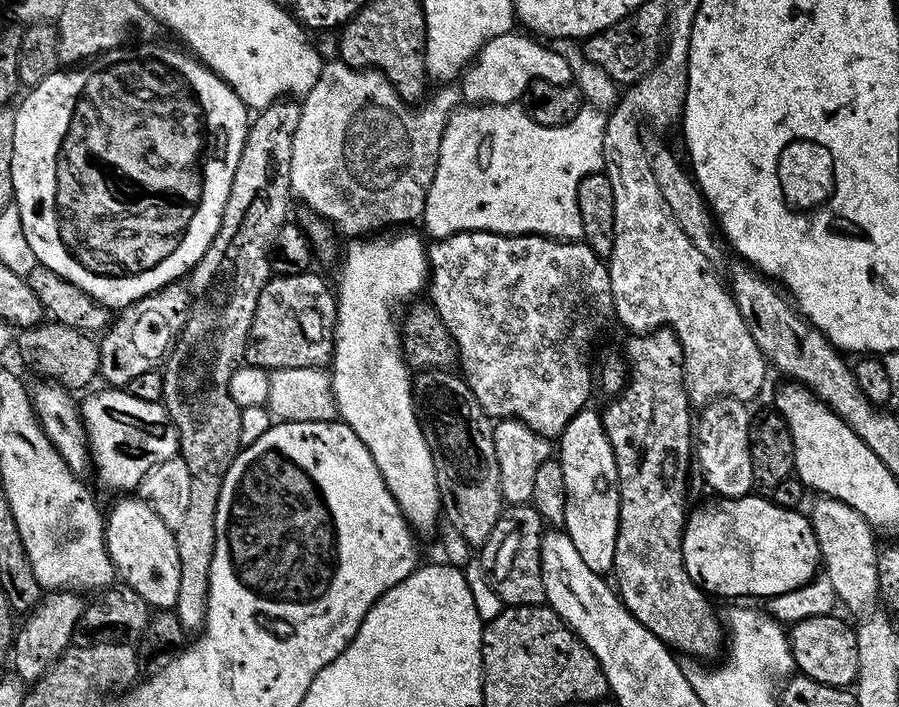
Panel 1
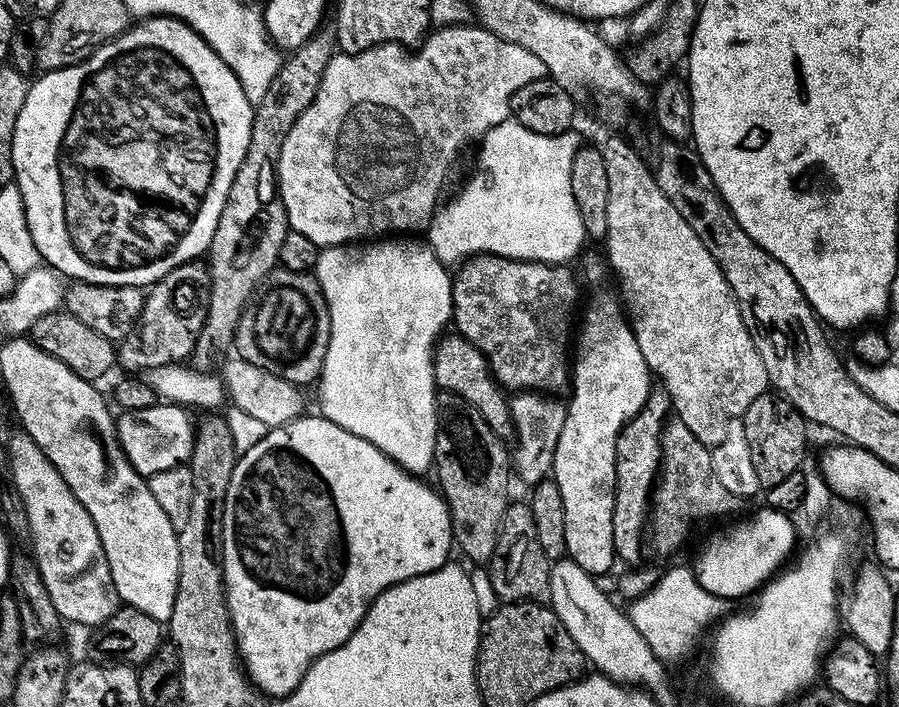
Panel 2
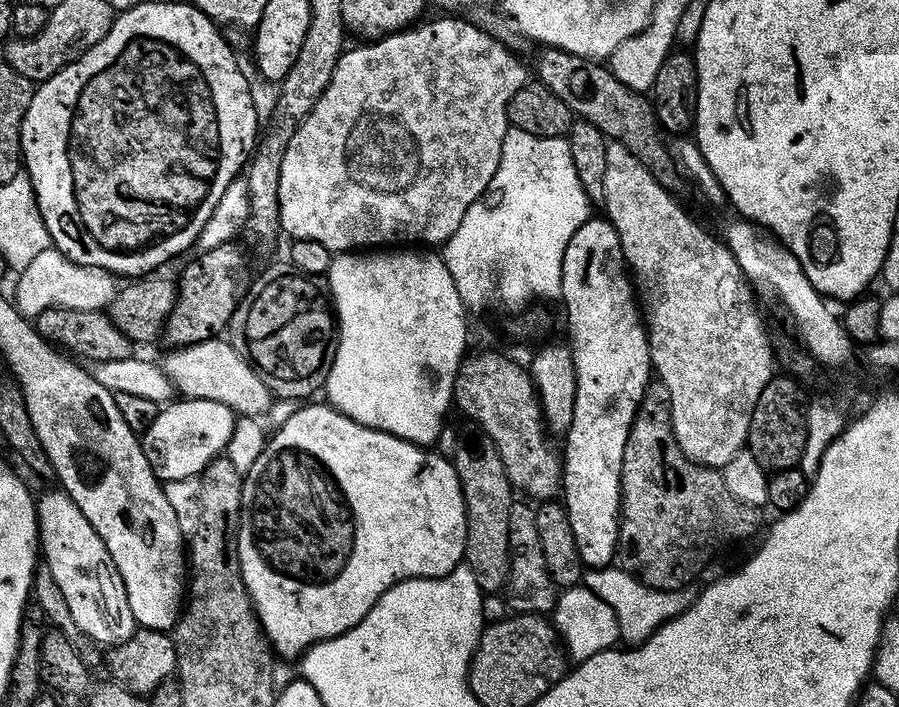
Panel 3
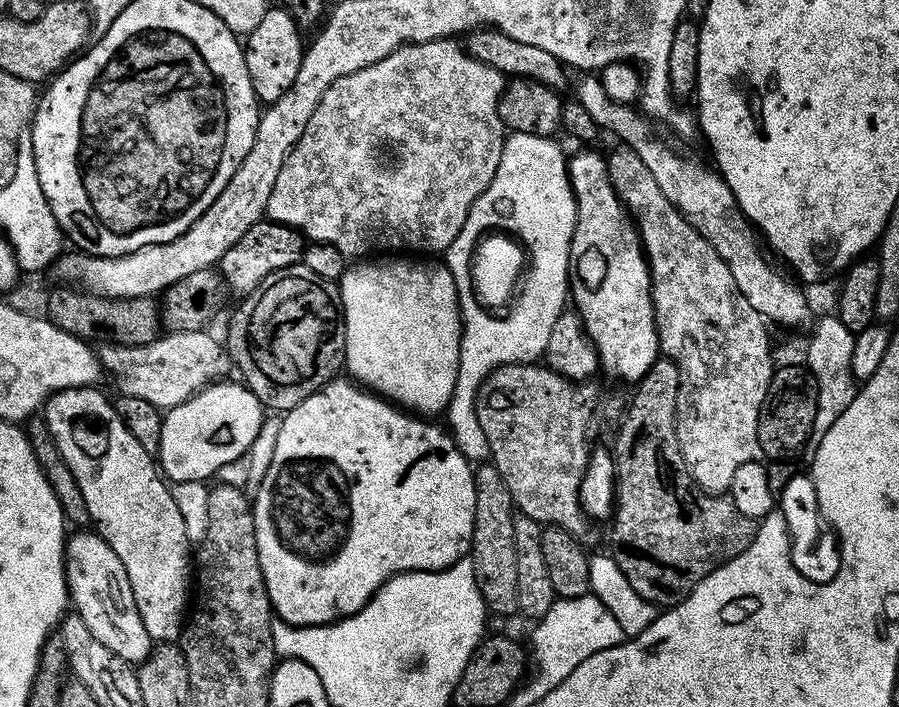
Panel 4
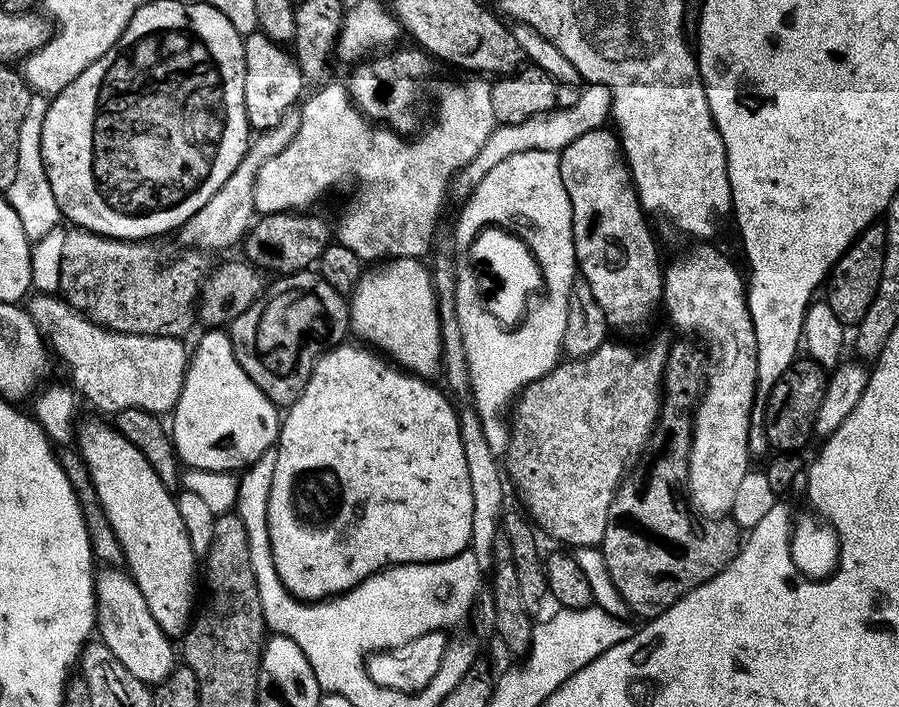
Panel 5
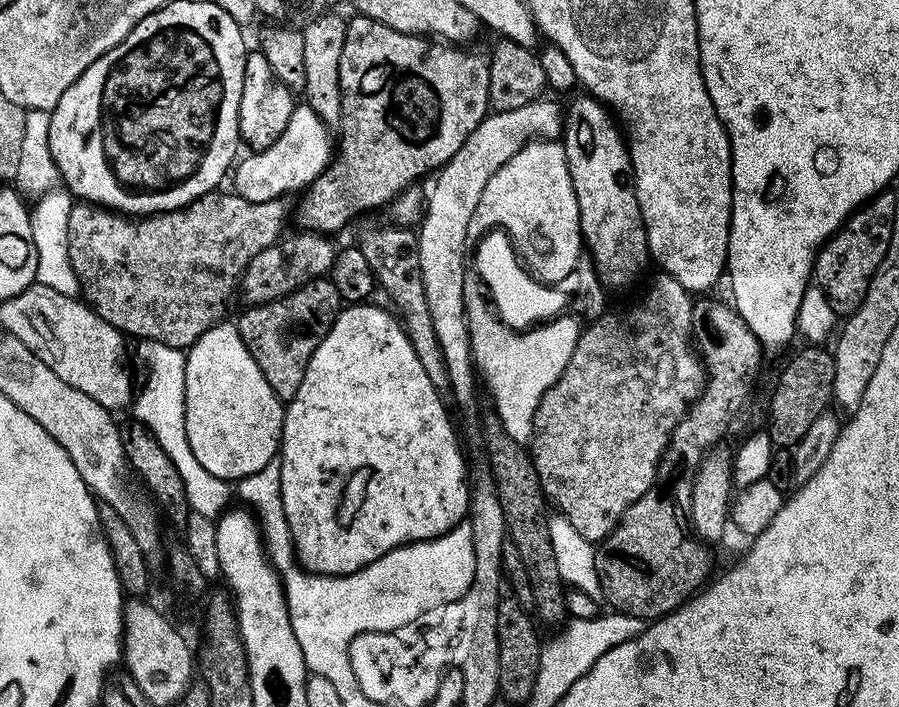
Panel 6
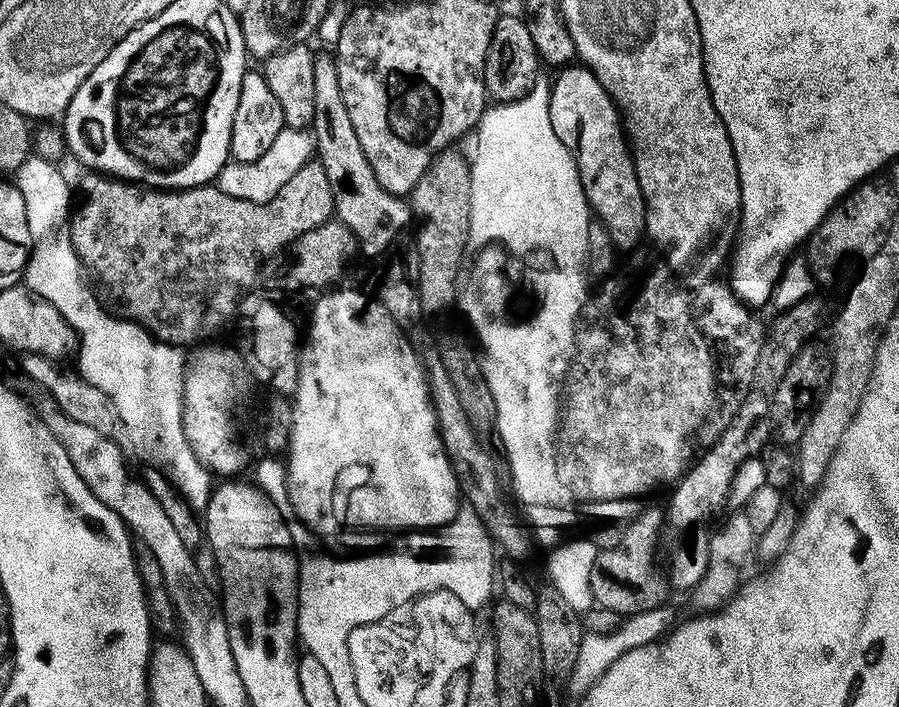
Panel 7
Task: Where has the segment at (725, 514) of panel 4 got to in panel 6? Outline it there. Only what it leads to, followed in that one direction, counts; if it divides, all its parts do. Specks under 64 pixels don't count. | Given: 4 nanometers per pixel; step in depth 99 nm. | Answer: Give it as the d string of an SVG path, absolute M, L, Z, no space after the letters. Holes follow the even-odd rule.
M708 298L697 299L692 305L694 347L704 366L704 388L700 391L700 397L688 407L688 412L680 419L678 426L674 426L664 457L660 459L660 464L656 468L656 480L650 486L650 490L646 490L642 498L638 498L622 513L612 533L596 548L594 566L598 570L602 597L605 601L608 600L608 608L647 622L659 620L661 616L666 616L675 608L679 608L685 600L701 591L713 575L712 556L704 549L707 547L699 539L691 535L688 537L684 533L690 528L692 483L705 455L723 441L720 439L727 434L728 427L736 420L736 415L743 410L744 403L748 400L748 391L760 372L760 339L749 330L731 303L723 304L720 300L704 299Z

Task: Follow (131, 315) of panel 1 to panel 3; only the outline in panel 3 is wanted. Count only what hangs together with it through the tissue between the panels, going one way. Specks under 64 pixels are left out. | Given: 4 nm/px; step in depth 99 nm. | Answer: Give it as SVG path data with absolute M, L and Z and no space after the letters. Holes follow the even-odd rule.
M229 242L216 249L201 251L185 266L184 273L178 279L176 301L162 333L163 339L168 339L173 349L217 339L232 321L238 303L236 276L232 271L244 264L244 256L236 244L238 243Z

